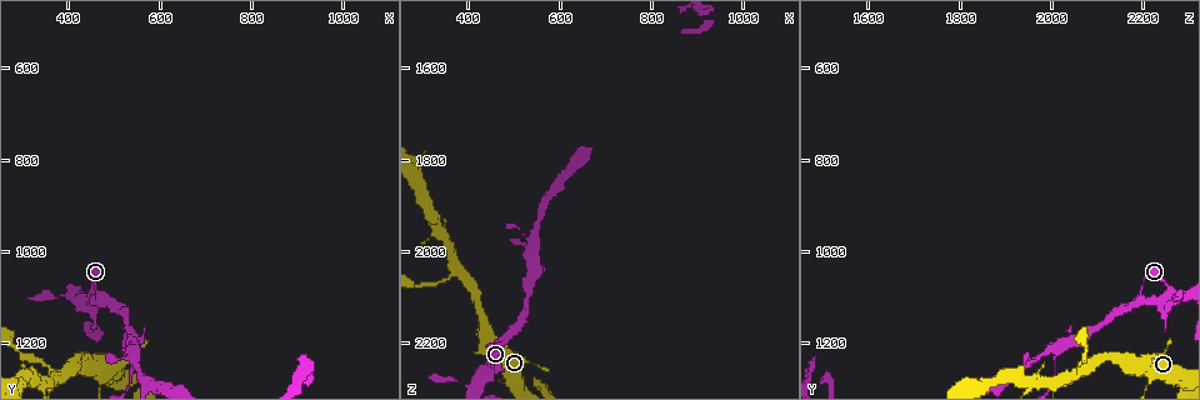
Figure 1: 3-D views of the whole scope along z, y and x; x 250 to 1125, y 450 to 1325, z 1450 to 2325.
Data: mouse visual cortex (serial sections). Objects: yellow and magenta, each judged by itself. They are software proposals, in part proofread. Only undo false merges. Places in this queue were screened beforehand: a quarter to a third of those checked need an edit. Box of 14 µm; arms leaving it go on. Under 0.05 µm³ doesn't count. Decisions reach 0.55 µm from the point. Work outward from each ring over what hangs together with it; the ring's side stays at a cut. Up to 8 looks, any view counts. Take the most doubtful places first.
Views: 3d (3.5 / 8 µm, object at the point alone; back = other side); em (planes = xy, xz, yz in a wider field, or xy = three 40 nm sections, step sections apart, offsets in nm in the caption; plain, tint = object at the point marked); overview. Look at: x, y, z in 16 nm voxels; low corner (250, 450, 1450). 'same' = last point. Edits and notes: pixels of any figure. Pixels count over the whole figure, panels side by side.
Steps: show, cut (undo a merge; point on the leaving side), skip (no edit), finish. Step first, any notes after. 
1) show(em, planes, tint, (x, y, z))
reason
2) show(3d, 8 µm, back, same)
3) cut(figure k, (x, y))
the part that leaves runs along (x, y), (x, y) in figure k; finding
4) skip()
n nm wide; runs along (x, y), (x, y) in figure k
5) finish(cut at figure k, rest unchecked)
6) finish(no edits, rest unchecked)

show(3d, 3.5 µm, (380, 1275, 2045))
calibre changes

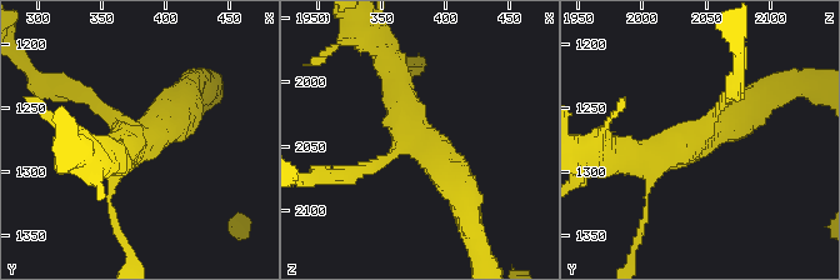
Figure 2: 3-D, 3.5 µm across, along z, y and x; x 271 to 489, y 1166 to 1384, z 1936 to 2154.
show(em, xy, step 5, tint, (382, 1274, 2044))
need the tissue

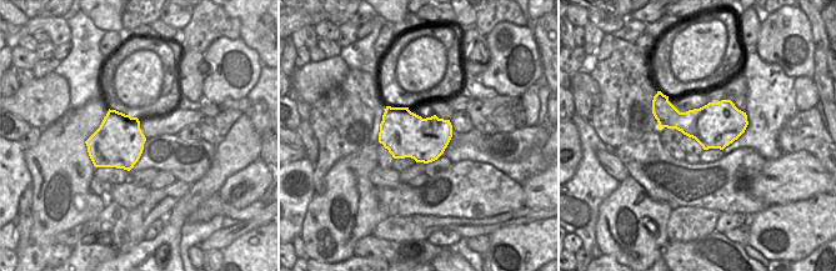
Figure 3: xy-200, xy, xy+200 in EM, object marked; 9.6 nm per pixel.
show(em, xy, step 2, tint, same)

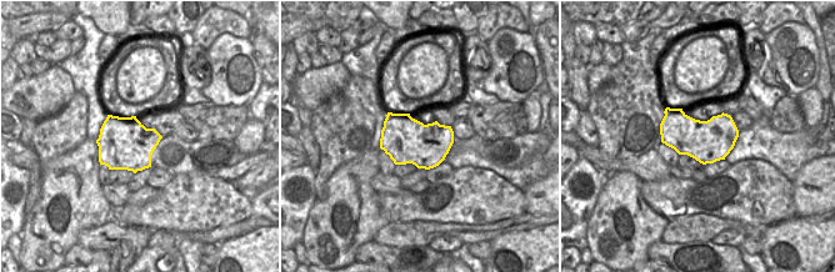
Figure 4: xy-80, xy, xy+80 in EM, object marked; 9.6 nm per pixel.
skip()
arms of 150, 400, 450 nm; all the same cell

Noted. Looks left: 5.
show(3d, 8 µm, (455, 1100, 2260))
sharp bend

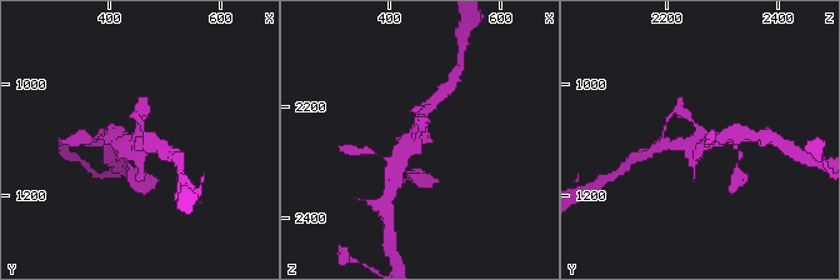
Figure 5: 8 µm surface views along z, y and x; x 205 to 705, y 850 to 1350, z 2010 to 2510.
show(3d, 3.5 µm, (455, 1095, 2260))
closer look

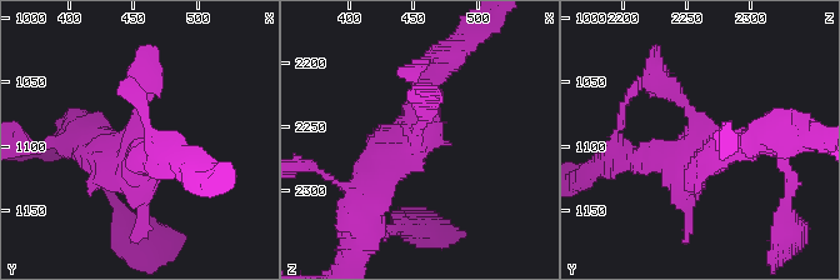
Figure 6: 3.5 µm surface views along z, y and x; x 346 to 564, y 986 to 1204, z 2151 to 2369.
show(em, xy, step 2, tint, (450, 1098, 2260))
now the EM

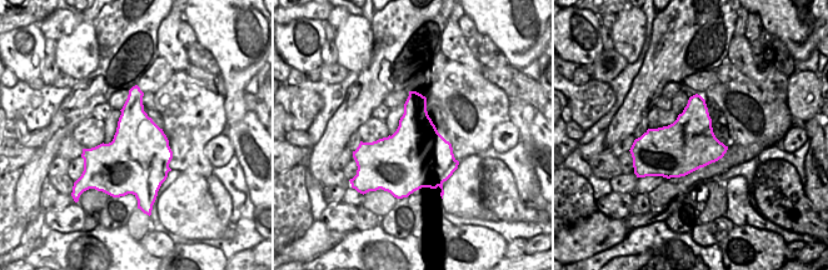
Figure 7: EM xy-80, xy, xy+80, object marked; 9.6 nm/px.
skip()
runs along (656, 76), (701, 141), (685, 160), (628, 156) in figure 6; all the same cell

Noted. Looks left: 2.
show(3d, 8 µm, back, (545, 1215, 2015))
narrows sharply

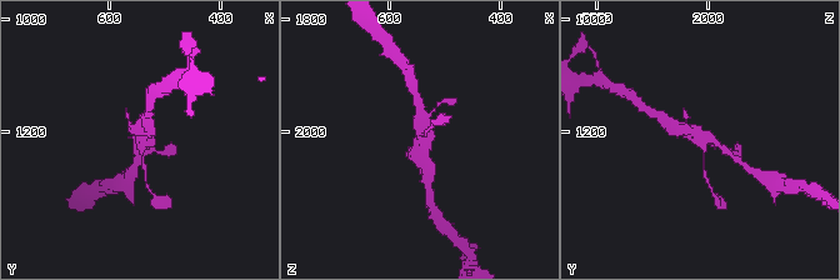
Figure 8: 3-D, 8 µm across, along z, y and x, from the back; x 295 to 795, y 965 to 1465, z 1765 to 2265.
show(3d, 3.5 µm, (540, 1215, 2015))

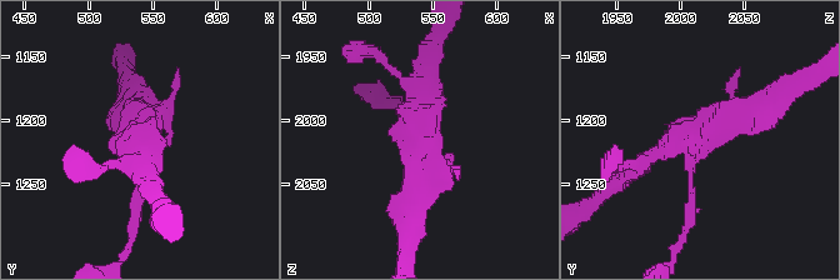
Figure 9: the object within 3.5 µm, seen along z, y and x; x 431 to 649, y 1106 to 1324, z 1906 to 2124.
skip()
runs along (769, 106), (675, 138), (628, 176) in figure 9; continuous, no second cell

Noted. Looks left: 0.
finish(no edits, rest unchecked)

